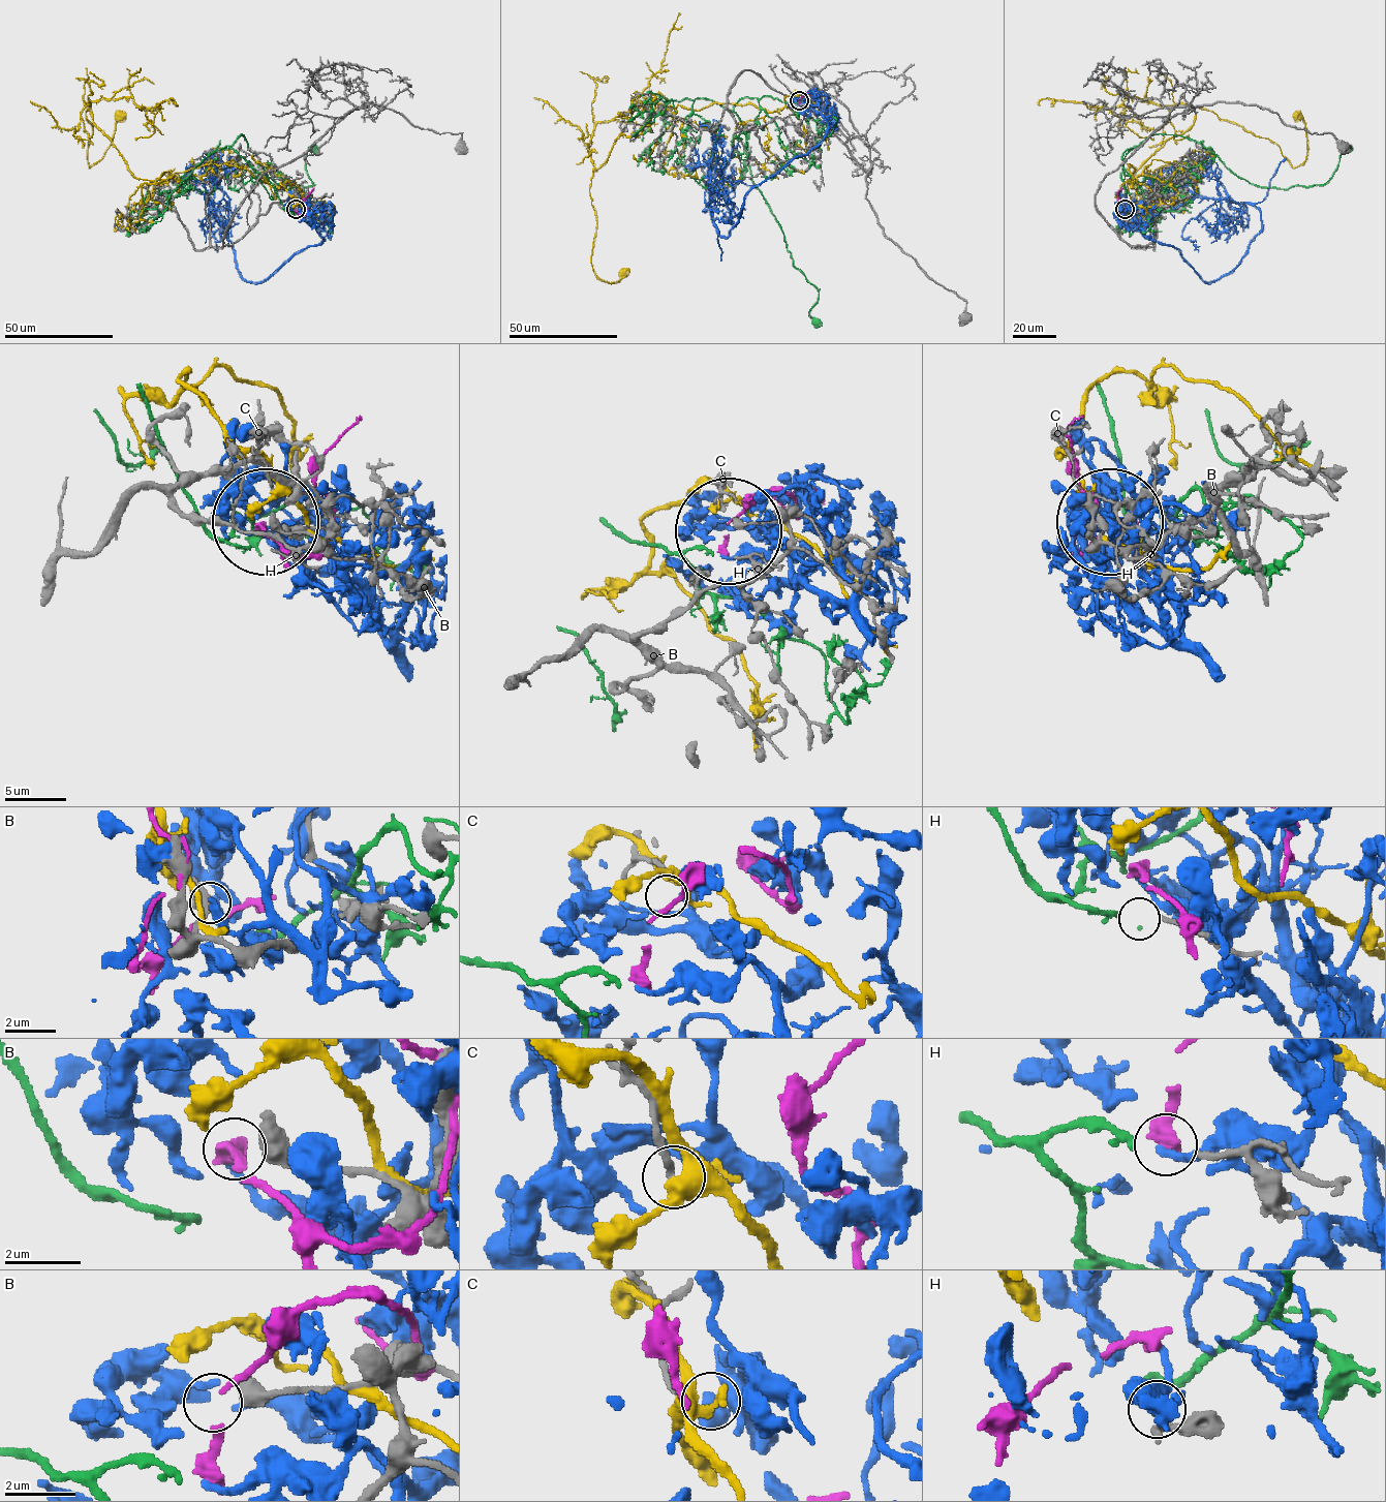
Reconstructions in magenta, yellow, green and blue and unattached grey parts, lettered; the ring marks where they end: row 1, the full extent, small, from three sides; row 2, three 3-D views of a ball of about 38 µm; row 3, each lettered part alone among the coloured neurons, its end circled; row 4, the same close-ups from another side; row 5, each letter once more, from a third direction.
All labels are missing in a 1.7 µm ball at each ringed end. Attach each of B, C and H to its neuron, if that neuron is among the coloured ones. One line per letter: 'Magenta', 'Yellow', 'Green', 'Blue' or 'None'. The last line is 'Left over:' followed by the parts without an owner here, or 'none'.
B: None
C: None
H: Green
Left over: B, C

